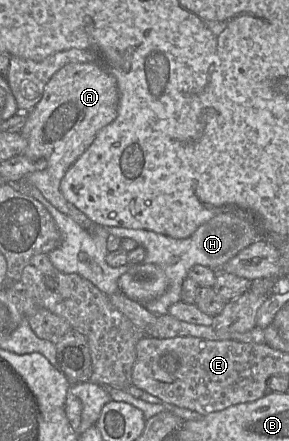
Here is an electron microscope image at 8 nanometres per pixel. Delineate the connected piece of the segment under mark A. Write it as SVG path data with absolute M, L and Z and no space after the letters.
M68 63L46 84L41 100L28 112L26 123L20 132L28 143L23 155L32 160L47 162L45 168L30 173L24 181L37 188L55 208L88 232L93 232L94 225L99 224L95 224L65 199L60 182L69 167L92 144L97 134L116 119L119 99L116 78L99 63Z

